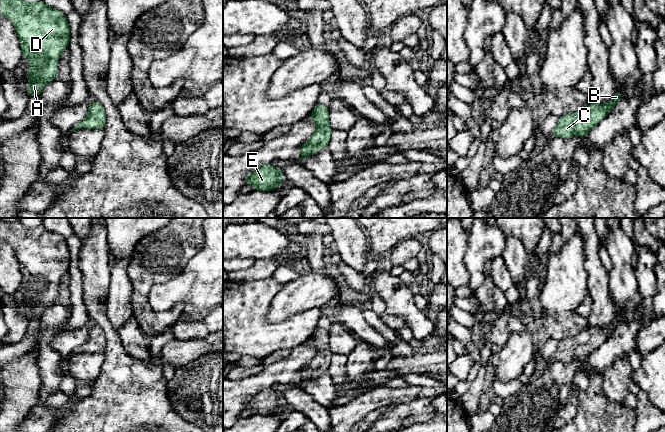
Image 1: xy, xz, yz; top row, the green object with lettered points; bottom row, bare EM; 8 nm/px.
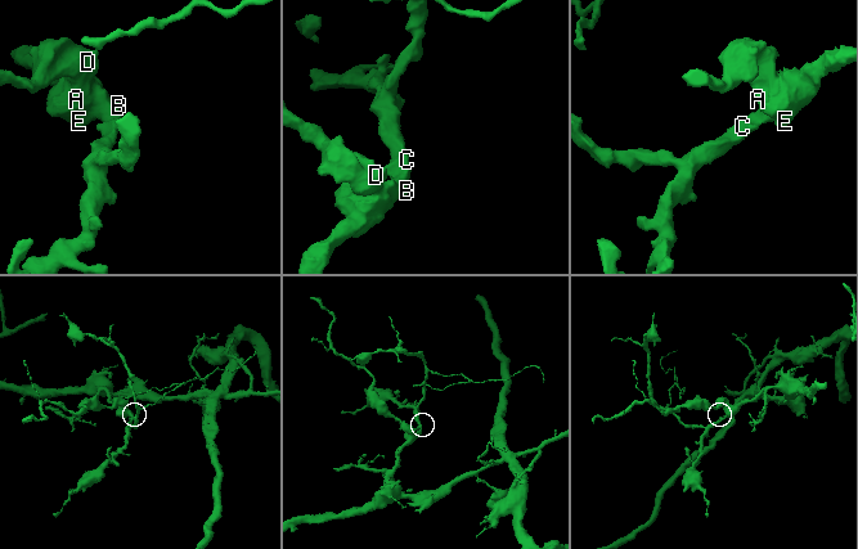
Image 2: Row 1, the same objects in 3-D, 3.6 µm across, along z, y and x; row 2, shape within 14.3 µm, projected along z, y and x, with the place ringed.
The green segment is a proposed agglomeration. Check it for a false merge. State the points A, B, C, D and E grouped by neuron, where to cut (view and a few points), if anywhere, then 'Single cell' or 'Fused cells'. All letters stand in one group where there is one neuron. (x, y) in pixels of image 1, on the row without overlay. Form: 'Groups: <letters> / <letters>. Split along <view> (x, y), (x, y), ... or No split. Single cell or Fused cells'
Groups: A B C D E. No split. Single cell

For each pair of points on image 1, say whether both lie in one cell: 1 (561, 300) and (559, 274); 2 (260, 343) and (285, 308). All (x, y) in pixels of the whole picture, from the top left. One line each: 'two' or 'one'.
1: one
2: two

